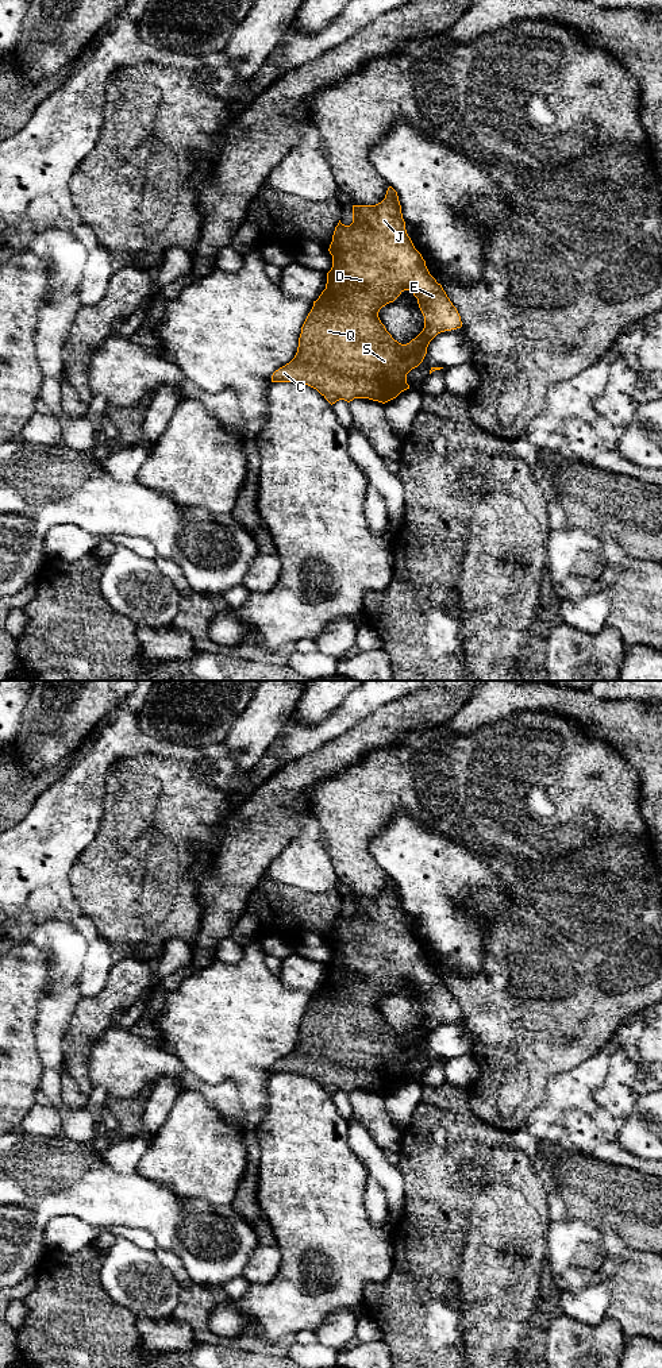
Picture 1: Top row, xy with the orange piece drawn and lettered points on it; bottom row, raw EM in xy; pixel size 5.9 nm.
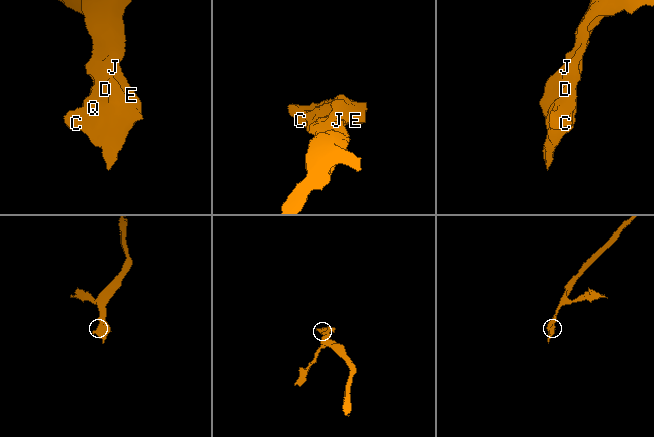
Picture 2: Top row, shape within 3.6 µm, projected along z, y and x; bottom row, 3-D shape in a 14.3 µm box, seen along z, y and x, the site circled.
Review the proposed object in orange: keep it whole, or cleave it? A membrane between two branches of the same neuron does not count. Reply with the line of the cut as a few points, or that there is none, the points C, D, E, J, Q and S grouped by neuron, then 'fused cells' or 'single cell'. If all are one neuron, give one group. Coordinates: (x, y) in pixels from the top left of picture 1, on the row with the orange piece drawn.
no cut; C D E J Q S; single cell

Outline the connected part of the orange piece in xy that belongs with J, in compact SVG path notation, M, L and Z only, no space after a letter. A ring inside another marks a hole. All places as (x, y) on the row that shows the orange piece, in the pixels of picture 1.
M392 186L388 188L385 199L376 205L353 205L353 223L345 226L339 220L328 251L332 255L332 267L327 273L326 289L313 301L301 327L295 358L273 373L272 382L308 385L331 405L339 400L350 402L354 398L385 404L409 389L407 374L423 362L430 342L438 334L462 327L461 316L442 285L430 274L426 261L408 236L399 196ZM404 290L413 293L424 316L423 331L407 344L394 340L378 317L380 309L393 302Z

